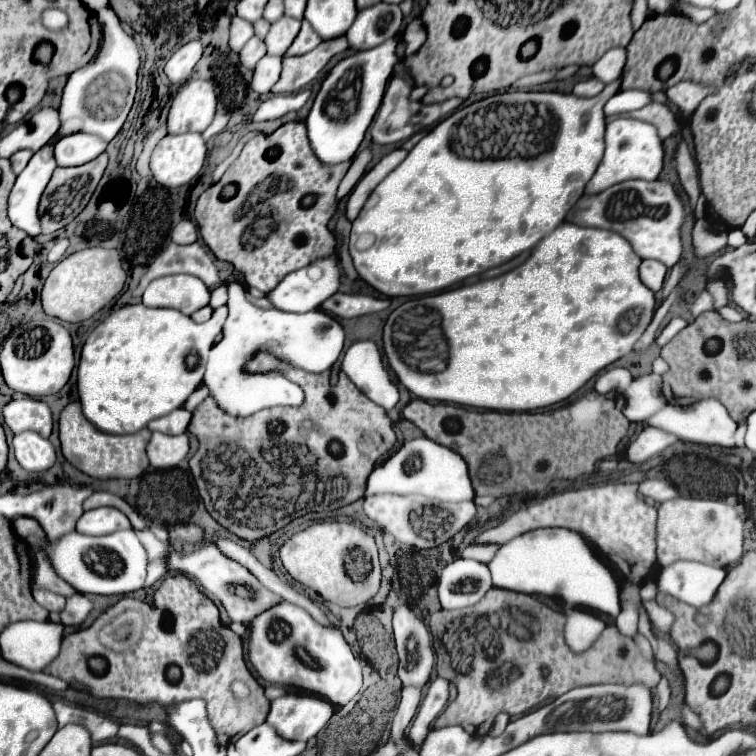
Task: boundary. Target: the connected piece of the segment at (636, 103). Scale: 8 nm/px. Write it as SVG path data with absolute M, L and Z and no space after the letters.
M631 89L631 91L619 91L605 103L605 115L619 115L619 113L629 113L637 111L653 101L651 93L641 91L641 89Z

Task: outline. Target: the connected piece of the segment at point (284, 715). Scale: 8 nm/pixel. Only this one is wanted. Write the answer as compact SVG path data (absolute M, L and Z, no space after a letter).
M287 693L271 701L267 723L287 741L309 741L331 719L333 707L329 701L313 695Z

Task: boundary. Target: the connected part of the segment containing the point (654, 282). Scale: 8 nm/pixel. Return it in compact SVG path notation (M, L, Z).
M645 259L639 267L641 279L647 287L651 287L651 291L661 291L663 287L663 279L667 275L667 267L655 259Z

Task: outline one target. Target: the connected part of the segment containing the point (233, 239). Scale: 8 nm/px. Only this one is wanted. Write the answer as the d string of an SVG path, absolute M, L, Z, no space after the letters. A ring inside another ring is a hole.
M303 121L285 123L271 137L265 137L263 133L255 135L251 141L247 141L241 155L227 169L227 173L221 177L221 181L211 185L197 201L197 203L215 203L215 211L229 211L229 219L213 221L213 223L207 223L207 227L201 227L199 233L205 241L205 245L215 253L217 259L231 263L235 267L235 271L241 273L243 283L247 287L259 289L263 293L273 291L285 275L321 259L323 255L335 255L337 239L329 231L329 221L337 209L335 195L337 195L337 187L345 175L345 171L333 175L333 171L337 171L337 169L341 169L341 167L321 165L321 161L315 157L315 153L309 147L307 129L305 129ZM269 147L277 147L281 153L277 157L269 157L267 155ZM225 185L237 185L238 191L235 193L235 197L221 199L221 189ZM256 185L263 189L263 191L259 191L259 195L265 195L265 215L253 215L253 219L237 217L237 211L243 207L243 203L247 201L248 195Z

